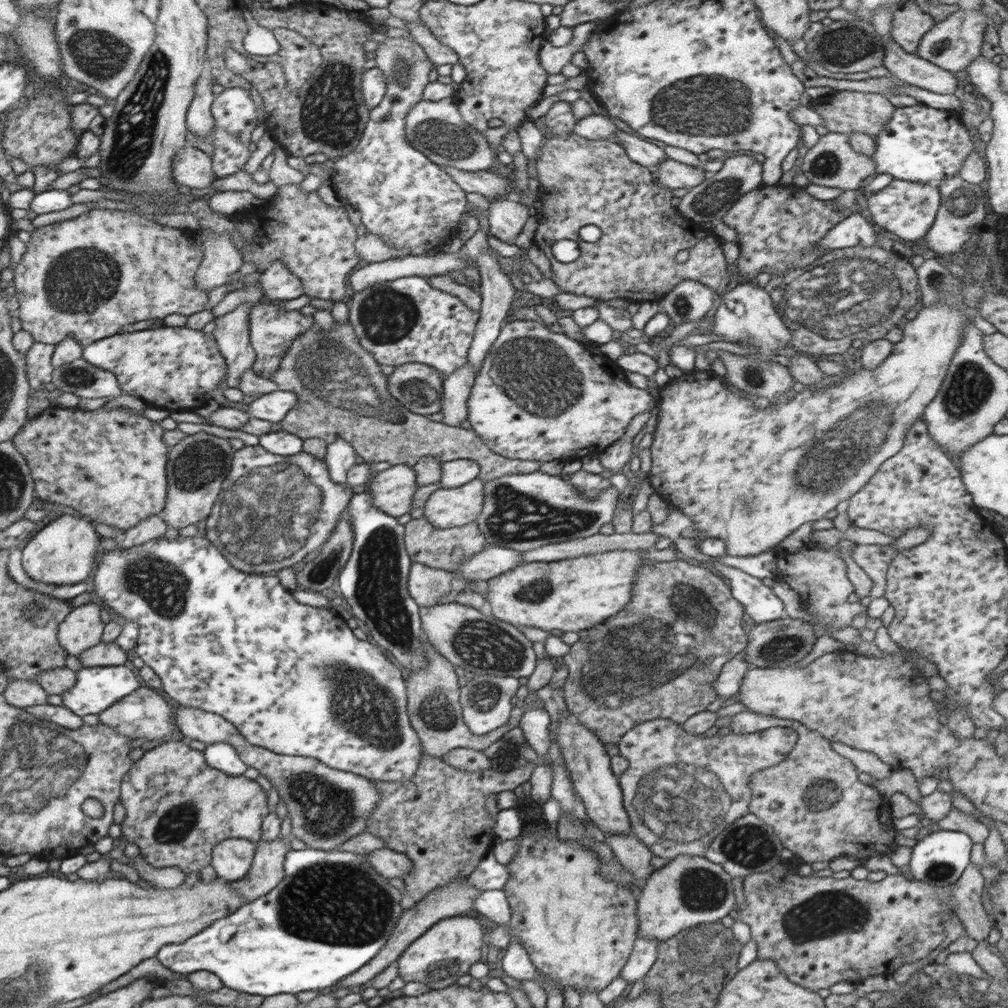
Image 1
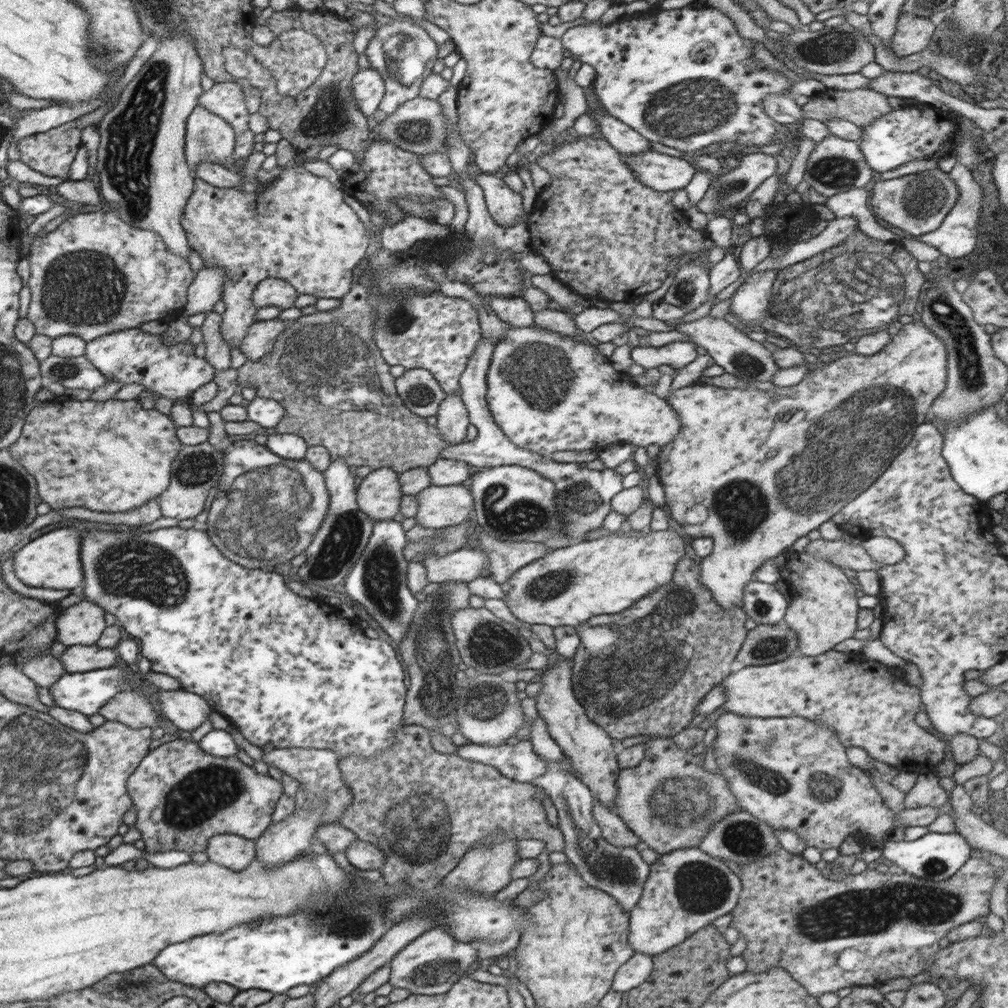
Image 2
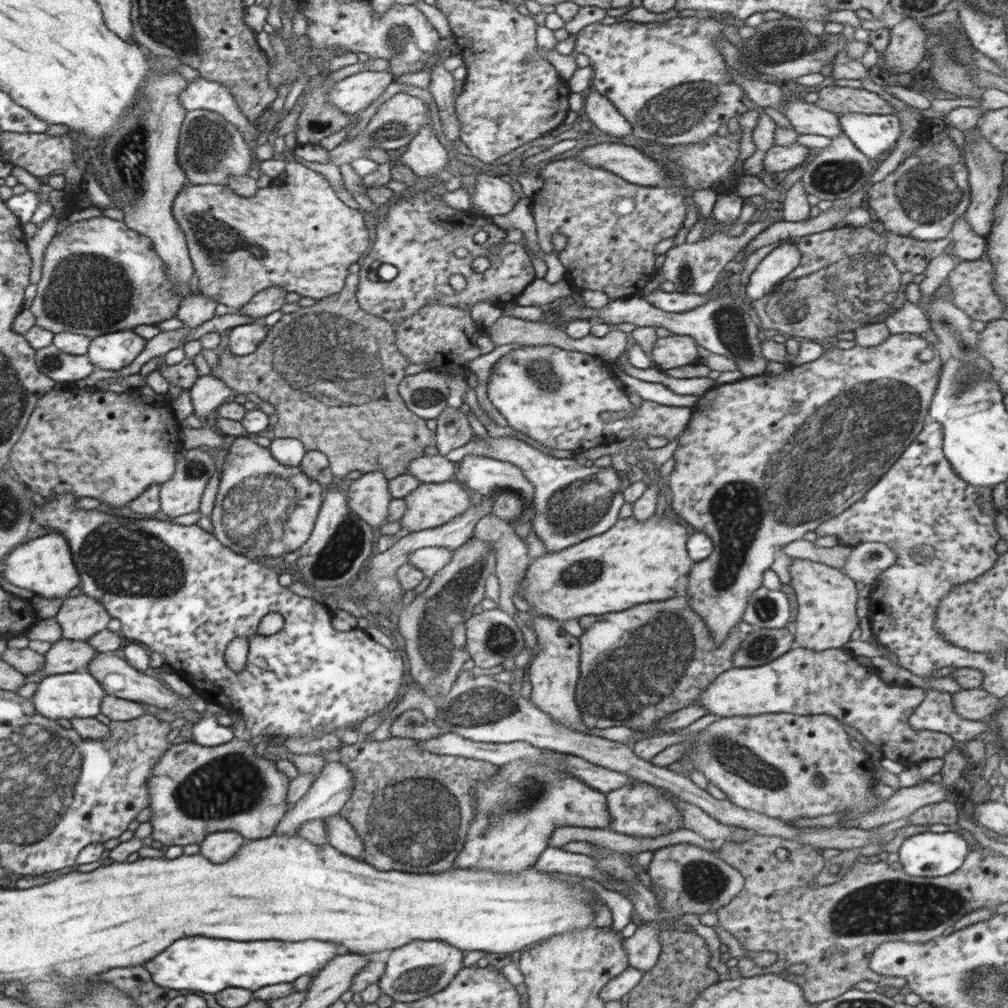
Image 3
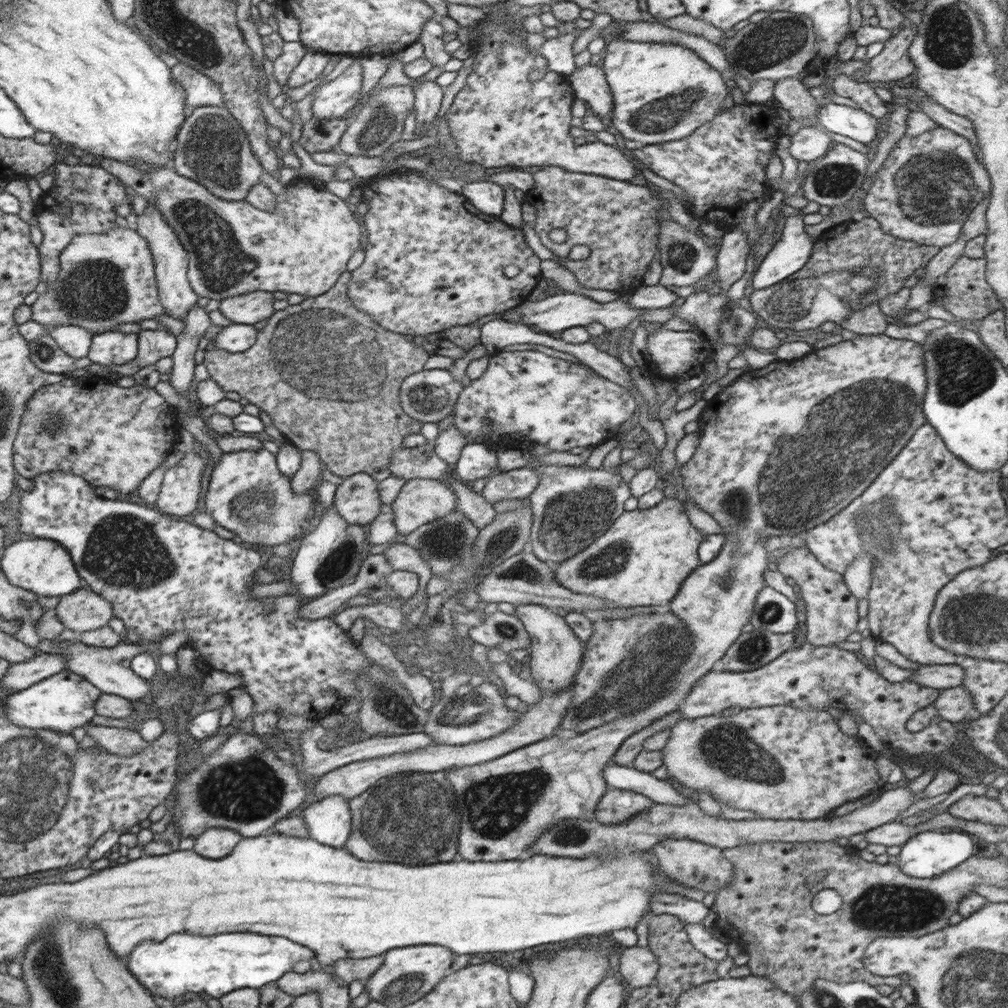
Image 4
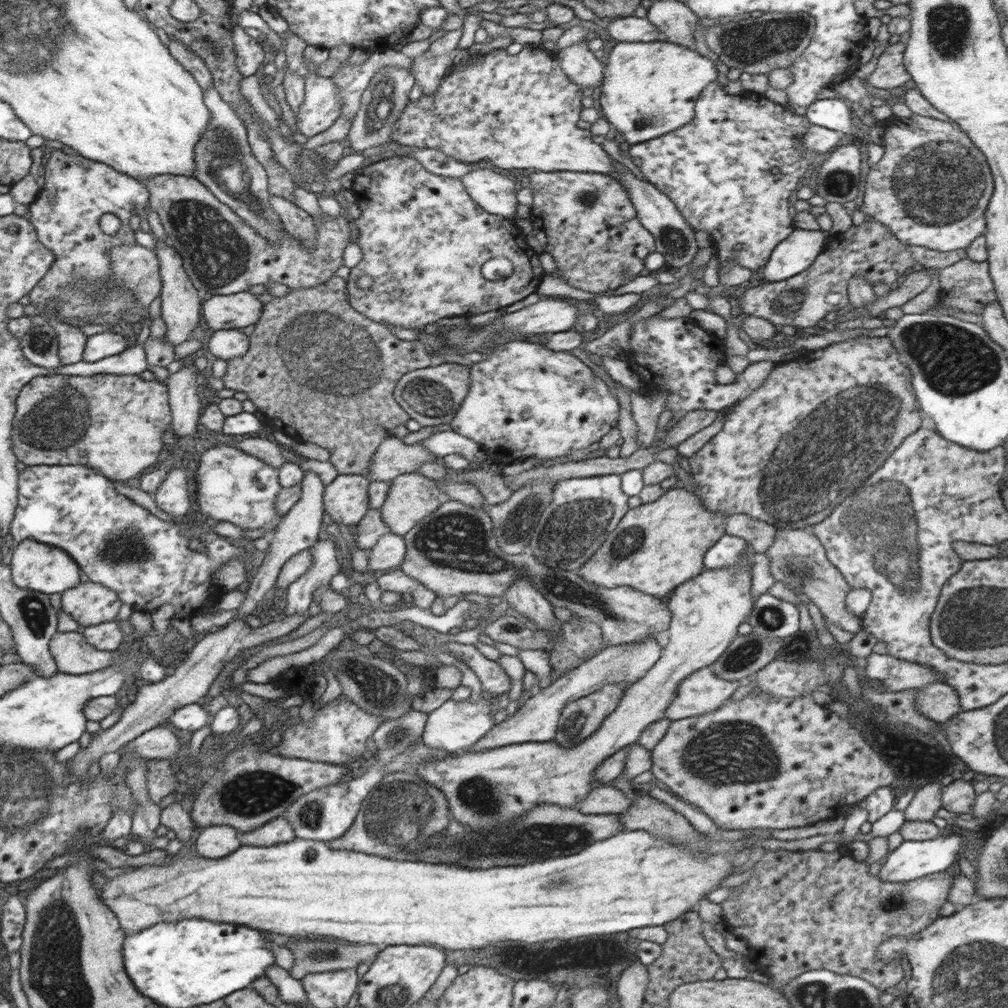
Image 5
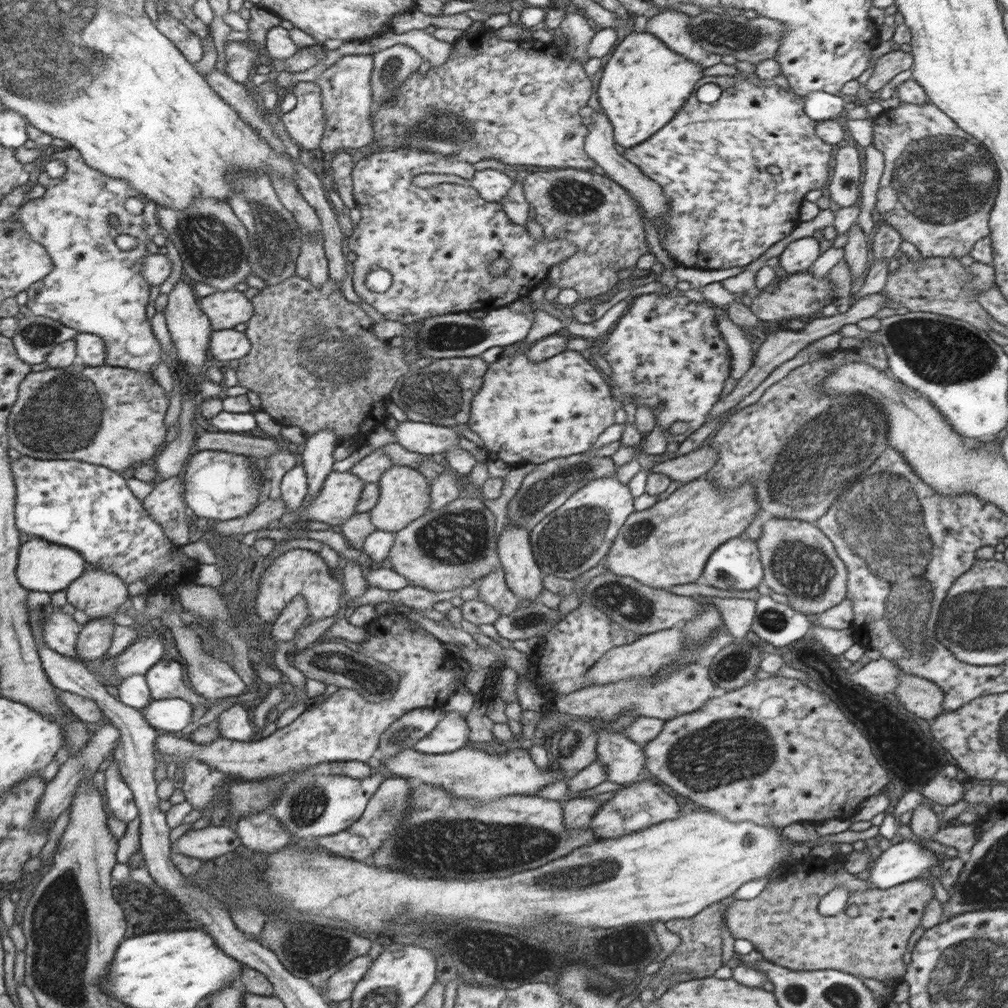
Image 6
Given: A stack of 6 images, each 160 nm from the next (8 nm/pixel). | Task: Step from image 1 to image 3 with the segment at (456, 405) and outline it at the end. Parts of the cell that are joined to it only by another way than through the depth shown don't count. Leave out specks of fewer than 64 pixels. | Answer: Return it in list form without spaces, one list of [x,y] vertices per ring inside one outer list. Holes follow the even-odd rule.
[[[447,407],[438,418],[435,446],[439,455],[446,456],[456,448],[472,444],[473,430],[467,415],[458,410],[458,407]]]

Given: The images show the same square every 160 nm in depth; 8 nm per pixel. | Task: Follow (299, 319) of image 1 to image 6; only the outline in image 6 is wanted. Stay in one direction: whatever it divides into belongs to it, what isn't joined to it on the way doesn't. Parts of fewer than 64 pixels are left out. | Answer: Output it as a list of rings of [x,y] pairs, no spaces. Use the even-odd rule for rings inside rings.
[[[236,329],[215,330],[210,341],[210,354],[218,360],[240,360],[248,356],[252,343],[245,332]]]

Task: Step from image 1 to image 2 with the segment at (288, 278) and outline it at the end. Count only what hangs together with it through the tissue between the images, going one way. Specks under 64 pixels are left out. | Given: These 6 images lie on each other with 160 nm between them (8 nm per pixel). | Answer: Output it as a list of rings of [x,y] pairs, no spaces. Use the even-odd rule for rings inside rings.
[[[270,277],[265,278],[253,290],[252,302],[258,308],[279,306],[284,310],[285,308],[294,307],[298,295],[299,292],[289,282],[281,278]]]

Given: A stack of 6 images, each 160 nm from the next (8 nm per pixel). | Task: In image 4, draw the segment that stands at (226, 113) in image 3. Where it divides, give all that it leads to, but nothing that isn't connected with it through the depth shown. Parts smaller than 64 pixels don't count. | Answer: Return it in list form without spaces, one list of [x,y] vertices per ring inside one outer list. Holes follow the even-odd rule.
[[[179,62],[171,69],[173,81],[185,92],[187,106],[225,106],[220,87],[210,77],[183,62]]]

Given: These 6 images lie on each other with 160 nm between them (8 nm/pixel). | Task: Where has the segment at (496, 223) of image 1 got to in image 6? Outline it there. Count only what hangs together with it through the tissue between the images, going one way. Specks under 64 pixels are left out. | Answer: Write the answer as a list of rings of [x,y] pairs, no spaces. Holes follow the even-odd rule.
[[[495,169],[476,171],[470,180],[479,196],[488,202],[500,202],[512,189],[514,178]]]

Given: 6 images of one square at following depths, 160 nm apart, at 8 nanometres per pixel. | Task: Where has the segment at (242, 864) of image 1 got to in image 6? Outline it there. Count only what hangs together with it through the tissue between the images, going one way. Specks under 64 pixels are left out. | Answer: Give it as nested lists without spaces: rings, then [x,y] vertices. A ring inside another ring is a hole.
[[[208,825],[183,834],[171,844],[171,850],[204,862],[224,856],[240,845],[241,838],[230,827]]]

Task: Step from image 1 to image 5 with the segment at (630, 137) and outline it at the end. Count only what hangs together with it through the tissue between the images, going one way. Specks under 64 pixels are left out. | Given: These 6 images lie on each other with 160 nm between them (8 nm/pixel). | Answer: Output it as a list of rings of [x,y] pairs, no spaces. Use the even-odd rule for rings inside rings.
[[[589,42],[578,43],[557,54],[562,70],[580,88],[598,88],[603,84],[604,60],[598,60],[589,50]]]

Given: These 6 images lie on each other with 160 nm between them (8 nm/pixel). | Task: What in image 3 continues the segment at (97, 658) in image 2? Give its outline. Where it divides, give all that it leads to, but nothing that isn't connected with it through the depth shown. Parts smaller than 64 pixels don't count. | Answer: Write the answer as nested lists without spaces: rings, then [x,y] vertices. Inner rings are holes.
[[[62,638],[52,644],[45,654],[44,669],[26,676],[26,683],[38,683],[44,677],[53,674],[82,672],[90,665],[90,661],[94,661],[97,653],[97,650],[92,648],[87,641]]]

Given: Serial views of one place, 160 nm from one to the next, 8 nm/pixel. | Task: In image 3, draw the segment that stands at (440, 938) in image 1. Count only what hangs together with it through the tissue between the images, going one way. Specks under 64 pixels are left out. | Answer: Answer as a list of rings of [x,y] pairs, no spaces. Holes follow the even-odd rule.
[[[432,940],[432,942],[410,942],[406,946],[400,946],[390,953],[384,974],[378,984],[382,989],[382,995],[390,996],[393,1002],[416,1002],[450,986],[459,970],[463,969],[463,950],[458,950],[446,942]]]

